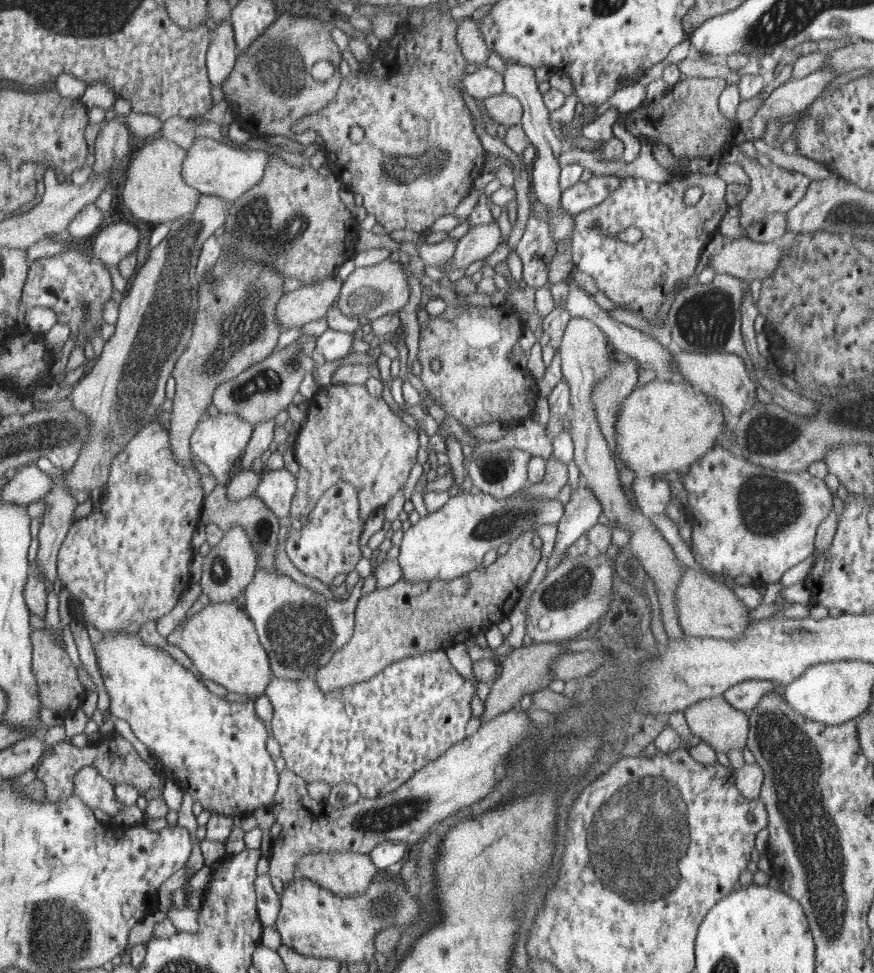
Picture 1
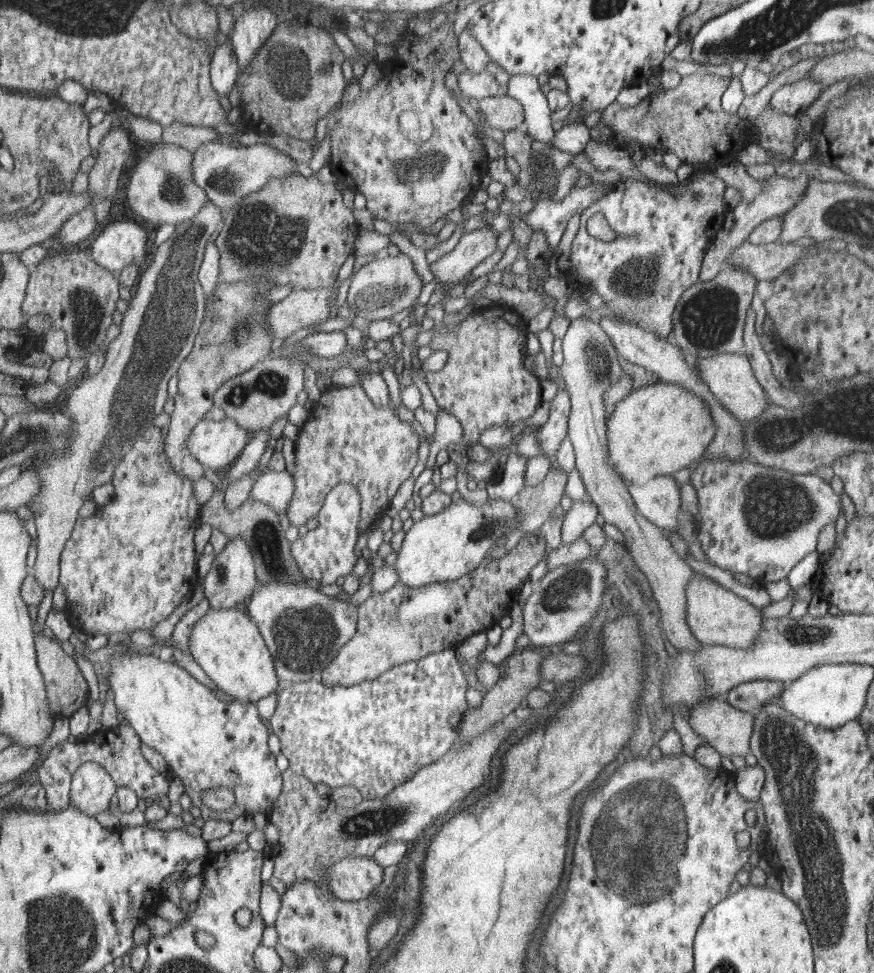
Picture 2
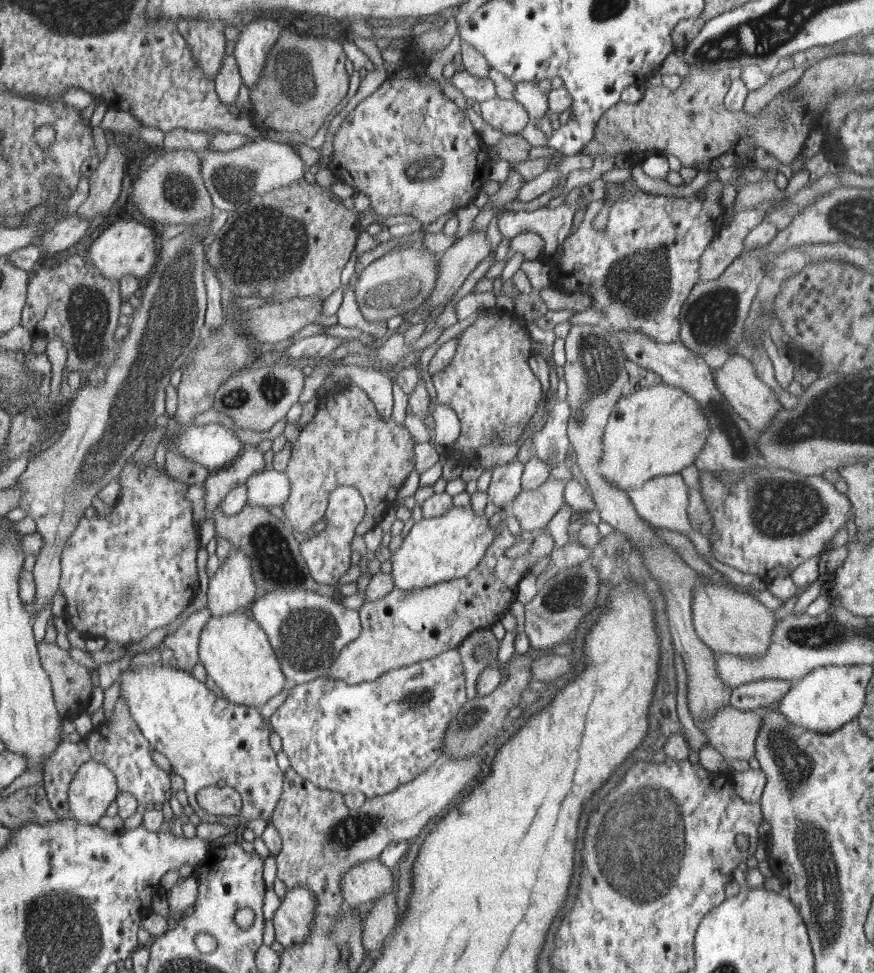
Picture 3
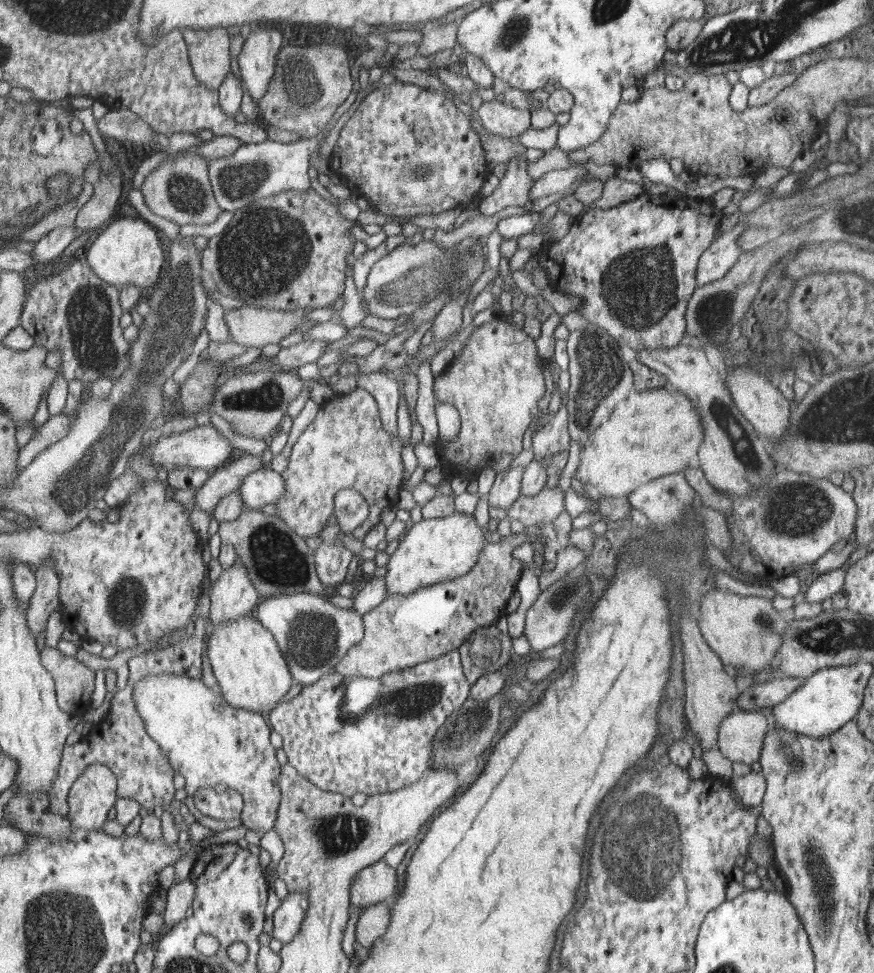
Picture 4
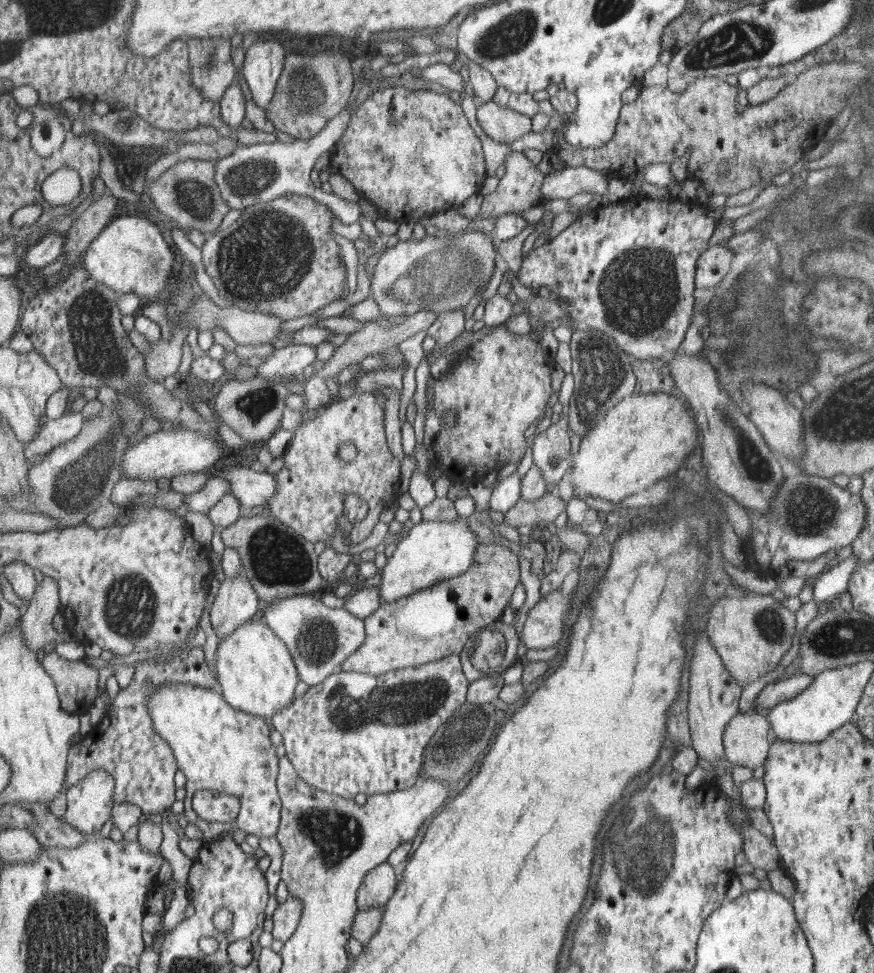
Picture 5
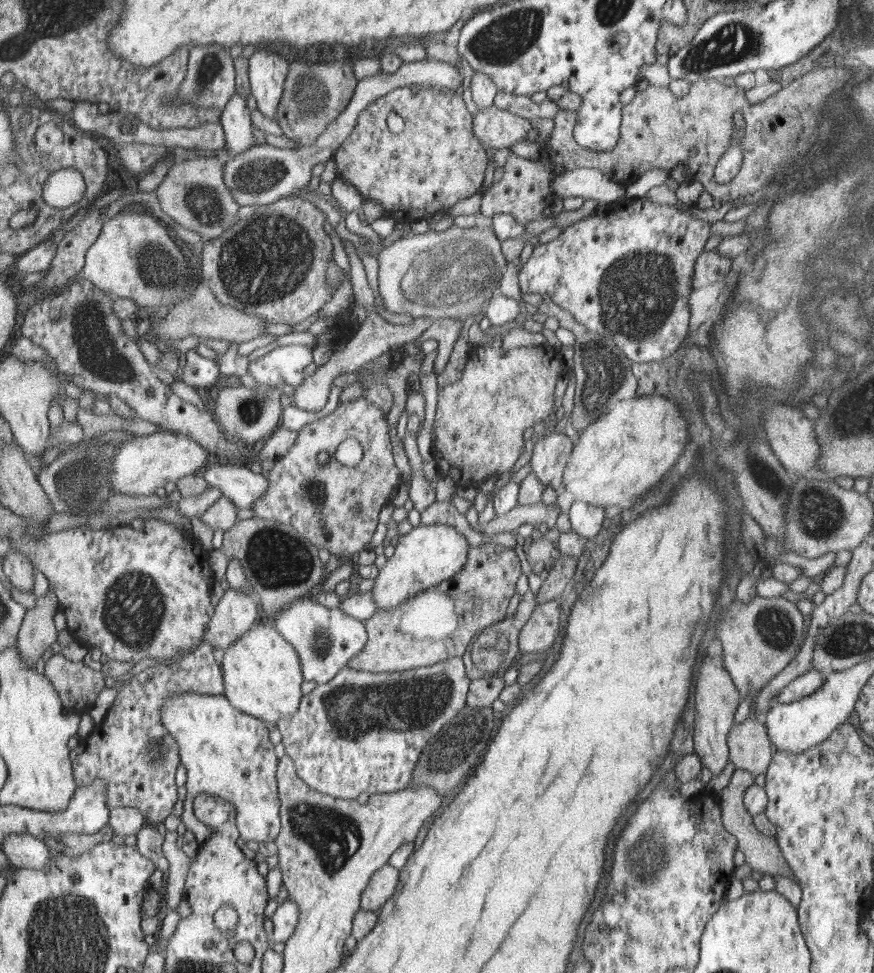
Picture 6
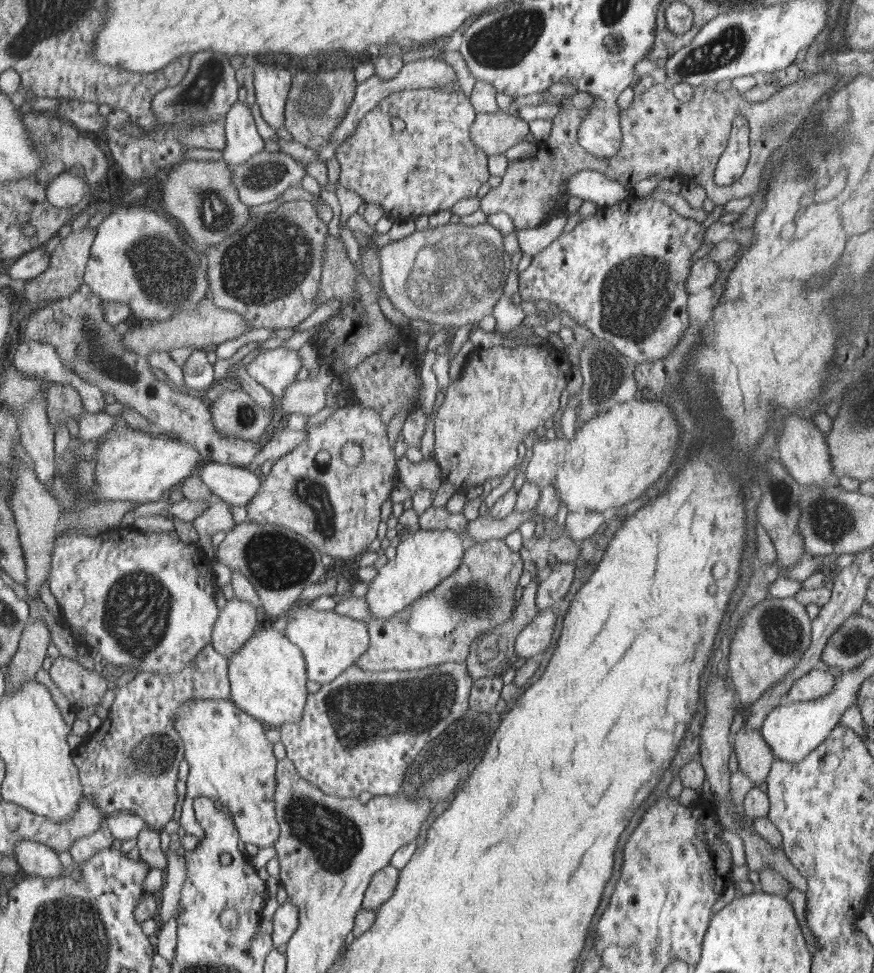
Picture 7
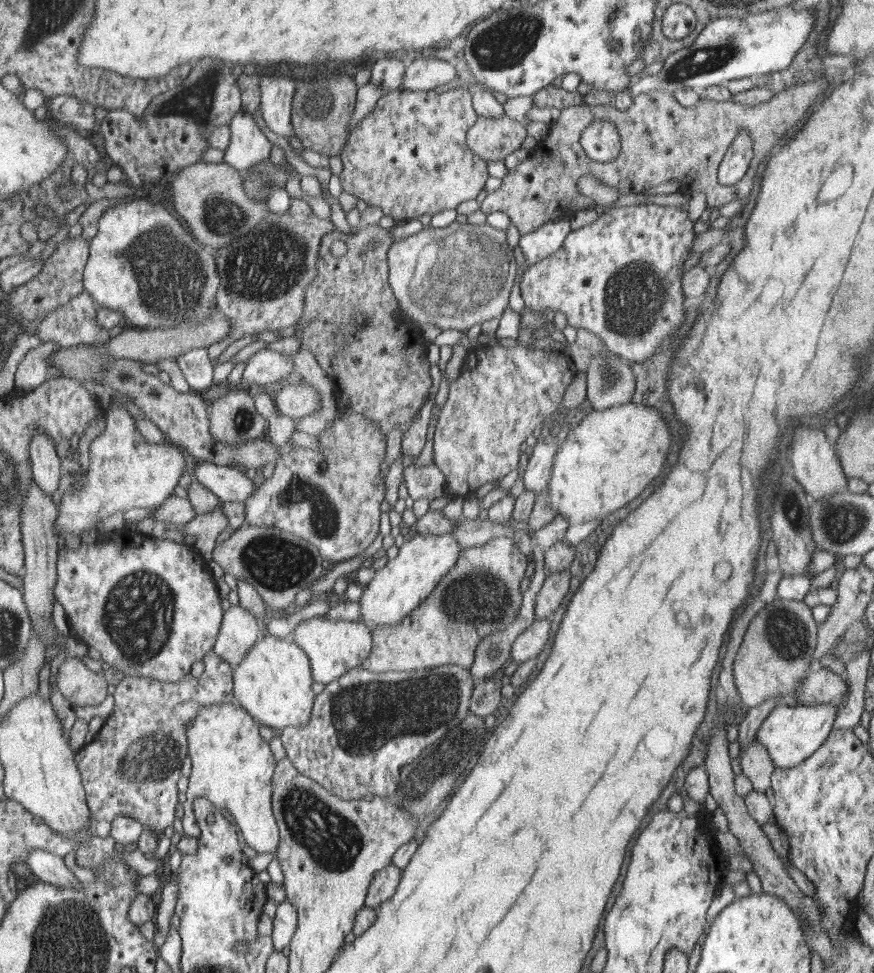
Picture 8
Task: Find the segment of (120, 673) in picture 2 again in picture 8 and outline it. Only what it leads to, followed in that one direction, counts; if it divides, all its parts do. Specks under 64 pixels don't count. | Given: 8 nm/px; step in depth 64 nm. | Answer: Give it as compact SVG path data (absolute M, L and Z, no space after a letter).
M235 702L224 704L212 704L200 709L199 715L190 723L187 728L188 745L190 751L188 758L192 760L192 774L188 780L186 800L182 804L182 816L184 835L198 838L202 830L195 819L194 802L196 799L204 798L210 800L221 811L227 813L244 836L245 844L251 846L256 853L270 853L276 855L279 849L279 828L273 815L272 778L274 775L274 754L268 746L268 742L260 736L258 724L252 720L250 713L238 706Z

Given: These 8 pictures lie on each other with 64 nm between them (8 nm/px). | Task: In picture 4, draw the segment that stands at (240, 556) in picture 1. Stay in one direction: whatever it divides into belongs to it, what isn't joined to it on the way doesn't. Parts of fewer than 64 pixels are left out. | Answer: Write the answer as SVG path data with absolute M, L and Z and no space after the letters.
M234 560L234 564L224 567L219 579L213 582L210 591L211 624L222 624L239 619L252 612L258 604L258 593L251 580L246 564L242 560Z

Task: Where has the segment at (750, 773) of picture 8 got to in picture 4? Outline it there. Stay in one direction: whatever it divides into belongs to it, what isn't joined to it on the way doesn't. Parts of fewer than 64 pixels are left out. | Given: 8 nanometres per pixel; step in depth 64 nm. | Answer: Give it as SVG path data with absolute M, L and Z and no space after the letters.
M736 708L720 721L716 739L719 752L732 763L745 766L758 763L770 721L766 711Z

